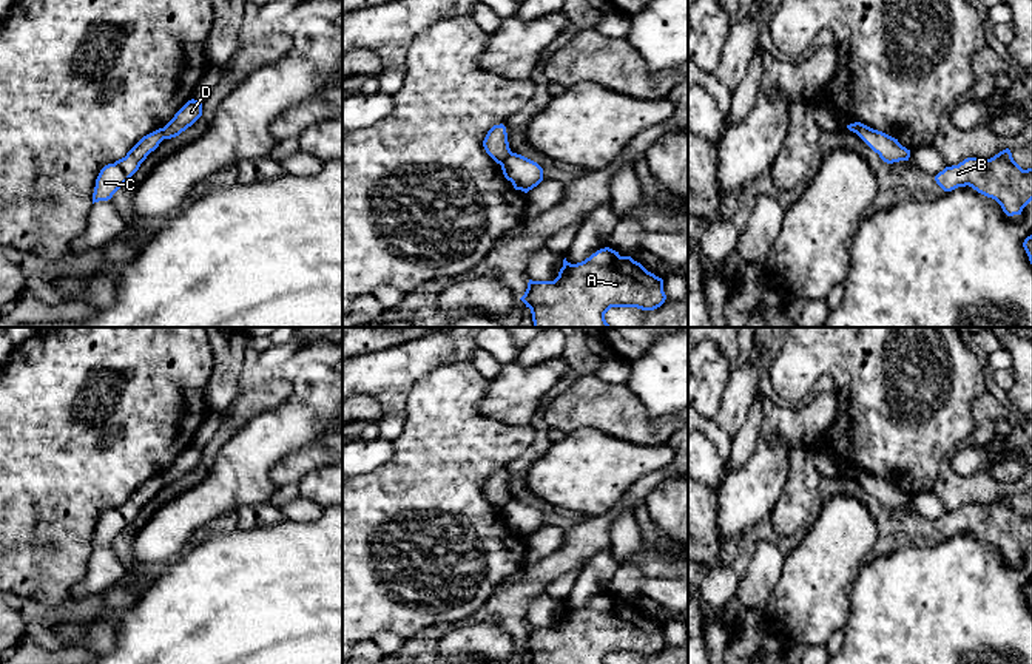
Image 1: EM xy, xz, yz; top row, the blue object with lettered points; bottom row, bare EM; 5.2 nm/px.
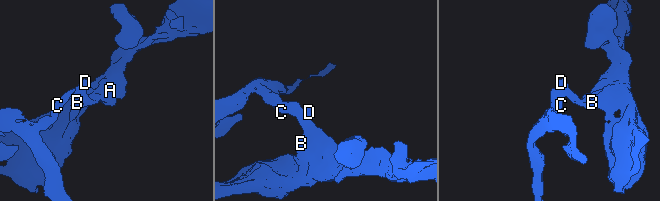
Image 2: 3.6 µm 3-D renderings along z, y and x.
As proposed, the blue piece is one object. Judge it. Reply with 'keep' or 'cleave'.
cleave

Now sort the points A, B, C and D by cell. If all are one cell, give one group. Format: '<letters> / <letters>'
A B D / C

